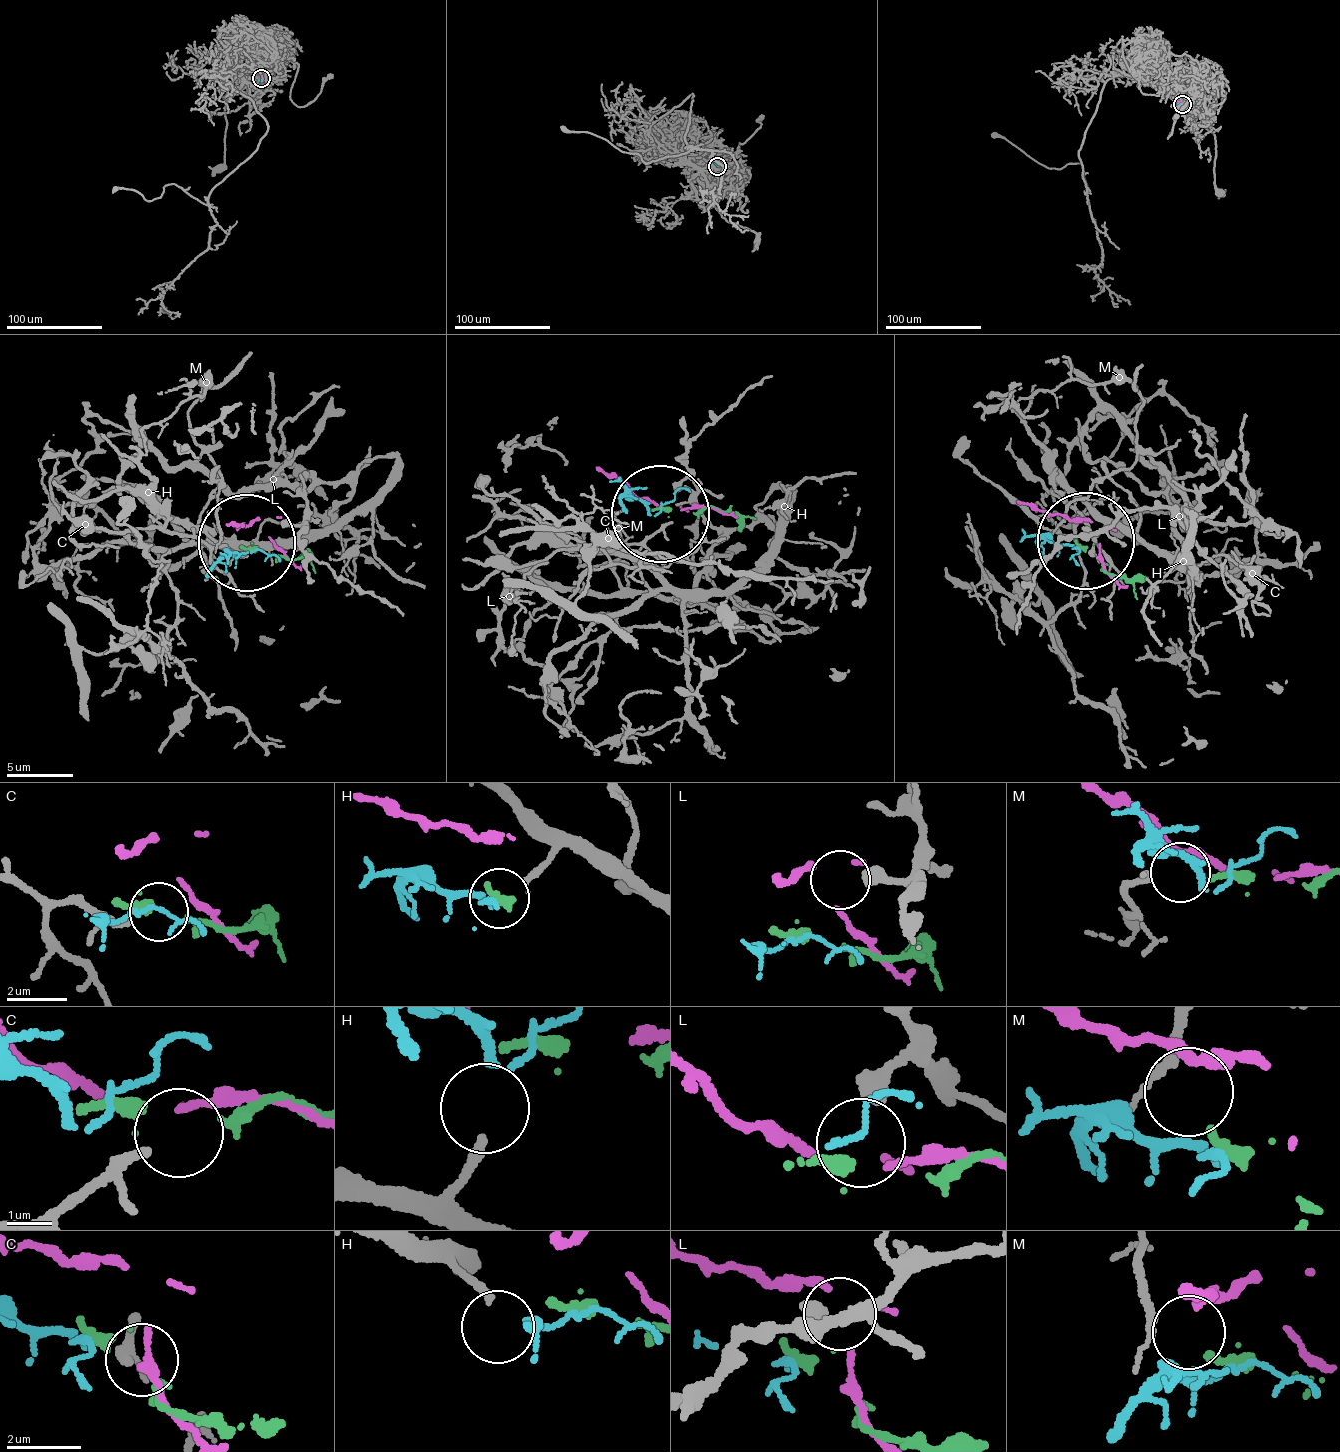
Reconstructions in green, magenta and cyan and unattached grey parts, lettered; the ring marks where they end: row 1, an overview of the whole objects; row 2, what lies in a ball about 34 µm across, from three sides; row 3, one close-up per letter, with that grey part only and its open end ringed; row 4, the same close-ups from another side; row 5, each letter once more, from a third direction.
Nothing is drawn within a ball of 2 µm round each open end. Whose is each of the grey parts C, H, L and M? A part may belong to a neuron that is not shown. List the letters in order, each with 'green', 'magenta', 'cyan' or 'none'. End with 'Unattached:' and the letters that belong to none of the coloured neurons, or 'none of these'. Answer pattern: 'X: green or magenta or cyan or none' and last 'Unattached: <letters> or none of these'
C: none
H: cyan
L: magenta
M: green
Unattached: C

